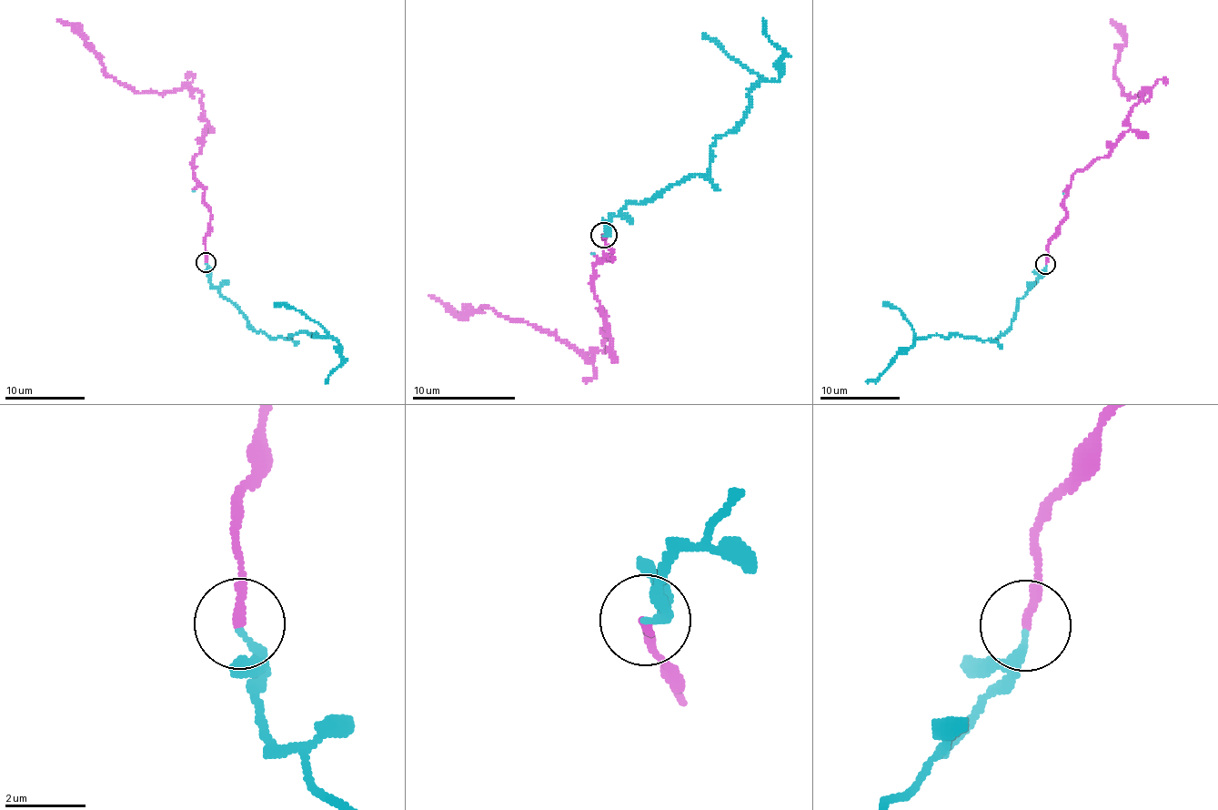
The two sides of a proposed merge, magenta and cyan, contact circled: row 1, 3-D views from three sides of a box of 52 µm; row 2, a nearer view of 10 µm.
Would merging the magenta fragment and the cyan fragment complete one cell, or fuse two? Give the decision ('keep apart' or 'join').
join

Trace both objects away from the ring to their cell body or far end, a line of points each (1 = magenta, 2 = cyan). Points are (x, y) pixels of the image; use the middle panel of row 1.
1: (603, 236), (613, 259), (596, 266), (610, 339), (602, 350), (579, 352), (491, 308), (456, 317), (428, 296)
2: (603, 236), (628, 203), (705, 174), (709, 146), (743, 117), (749, 94), (779, 78), (782, 51), (763, 18)

